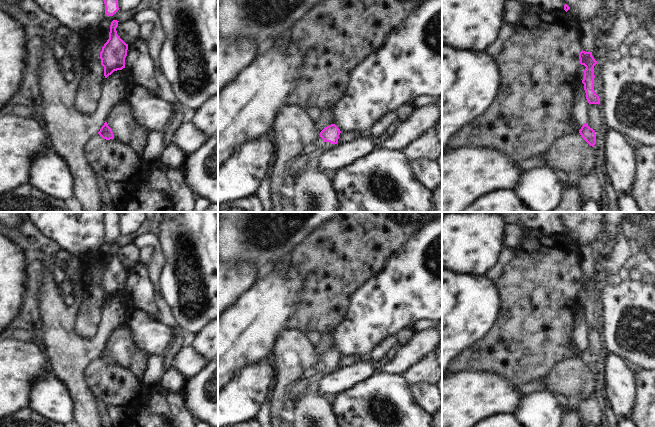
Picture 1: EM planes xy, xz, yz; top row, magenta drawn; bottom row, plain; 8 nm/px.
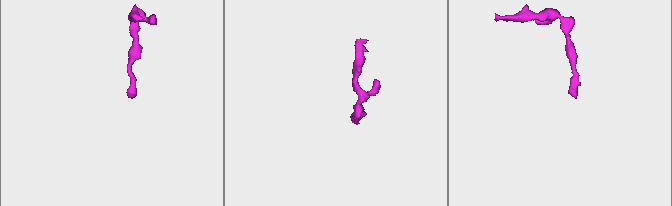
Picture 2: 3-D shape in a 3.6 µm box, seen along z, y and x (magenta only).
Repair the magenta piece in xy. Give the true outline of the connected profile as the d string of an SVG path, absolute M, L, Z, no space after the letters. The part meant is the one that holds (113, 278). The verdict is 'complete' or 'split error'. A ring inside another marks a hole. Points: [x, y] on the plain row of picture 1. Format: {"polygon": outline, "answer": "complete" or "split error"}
{"polygon": "M113 244L110 249L109 263L100 276L101 289L104 291L104 300L107 302L114 295L125 292L125 282L127 280L128 268L126 268L117 258L117 244Z", "answer": "complete"}

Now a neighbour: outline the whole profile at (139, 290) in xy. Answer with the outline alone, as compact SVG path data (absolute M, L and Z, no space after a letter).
M139 259L128 268L125 282L127 304L146 311L152 318L159 321L159 310L155 302L155 290L147 275L146 265Z

